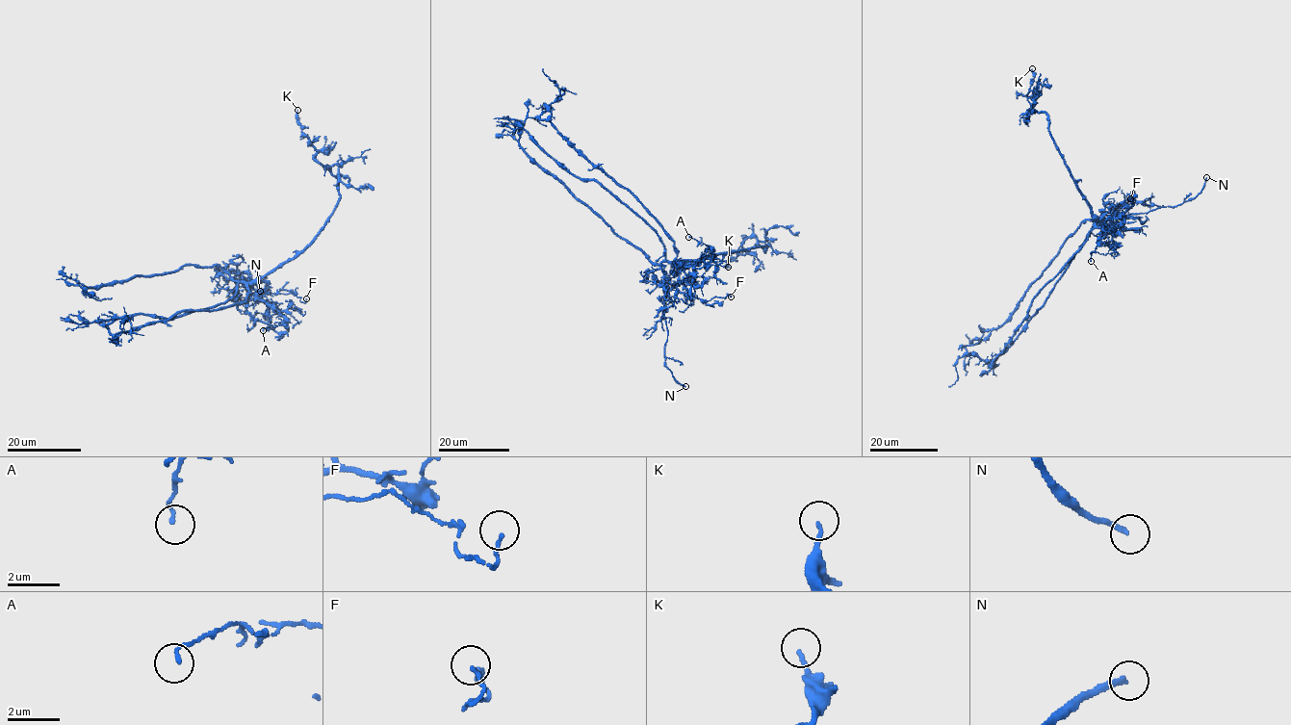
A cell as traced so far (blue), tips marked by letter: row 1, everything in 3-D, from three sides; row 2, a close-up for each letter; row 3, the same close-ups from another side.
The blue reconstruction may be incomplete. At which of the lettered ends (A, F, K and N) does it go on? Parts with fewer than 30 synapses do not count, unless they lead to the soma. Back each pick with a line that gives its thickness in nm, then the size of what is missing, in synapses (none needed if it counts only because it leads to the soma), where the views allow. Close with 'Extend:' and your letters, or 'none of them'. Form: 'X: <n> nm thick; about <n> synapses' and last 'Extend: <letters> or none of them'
N: 200 nm thick
Extend: N

